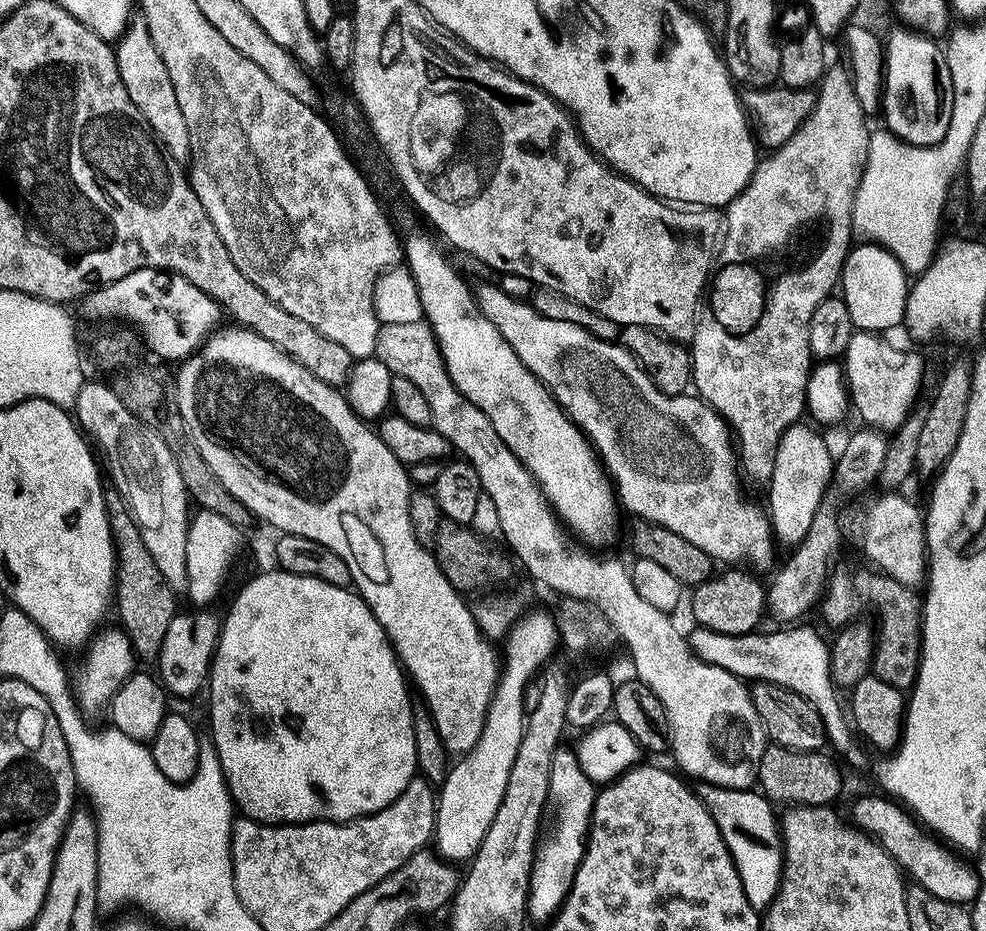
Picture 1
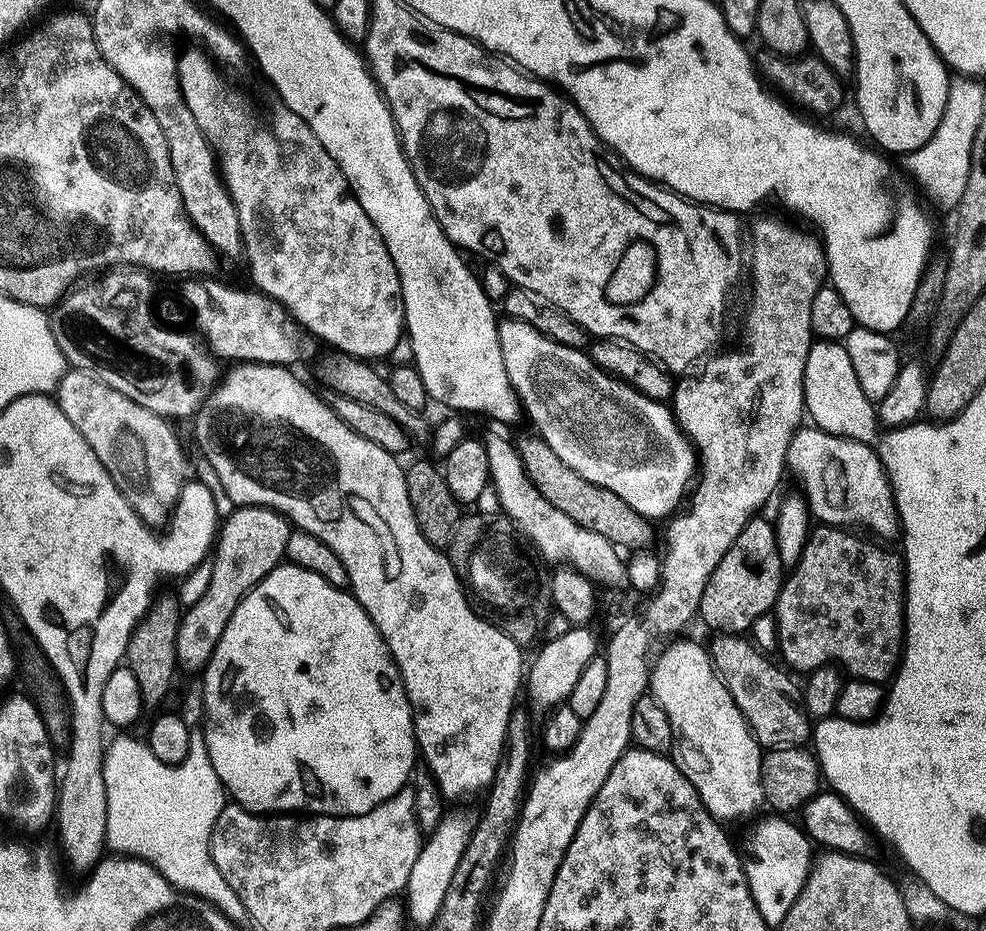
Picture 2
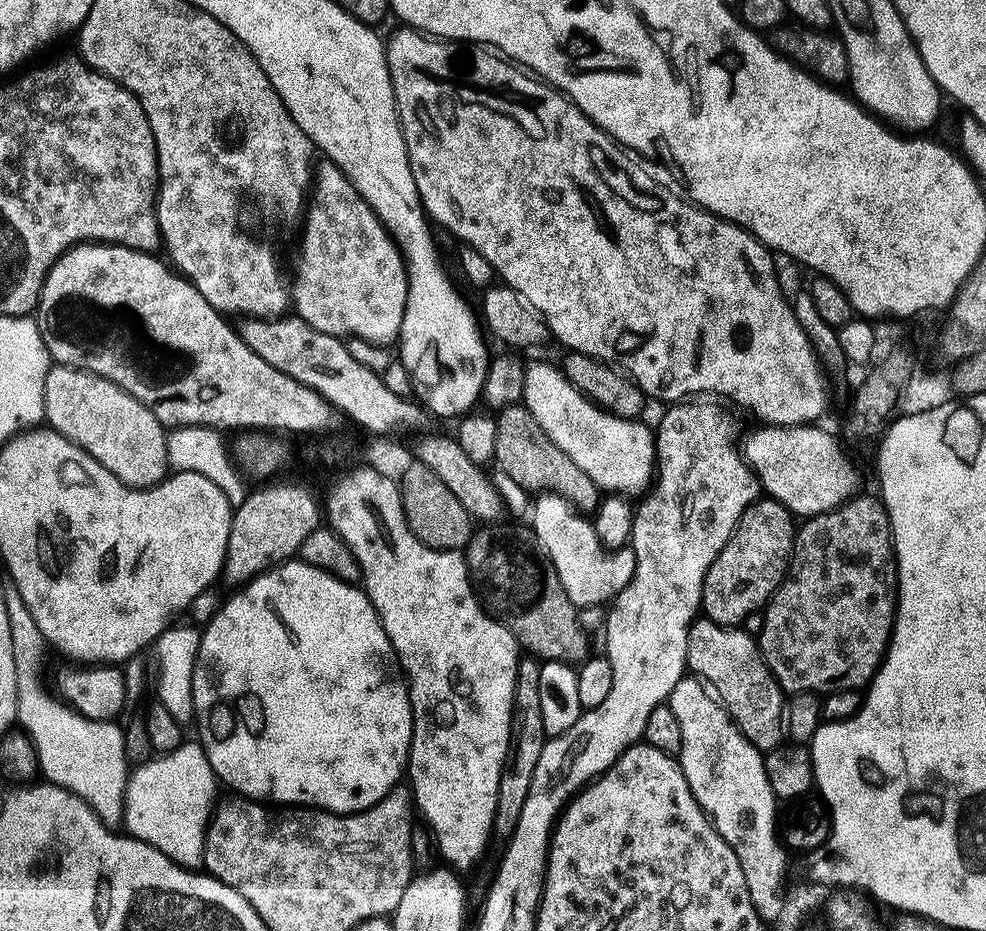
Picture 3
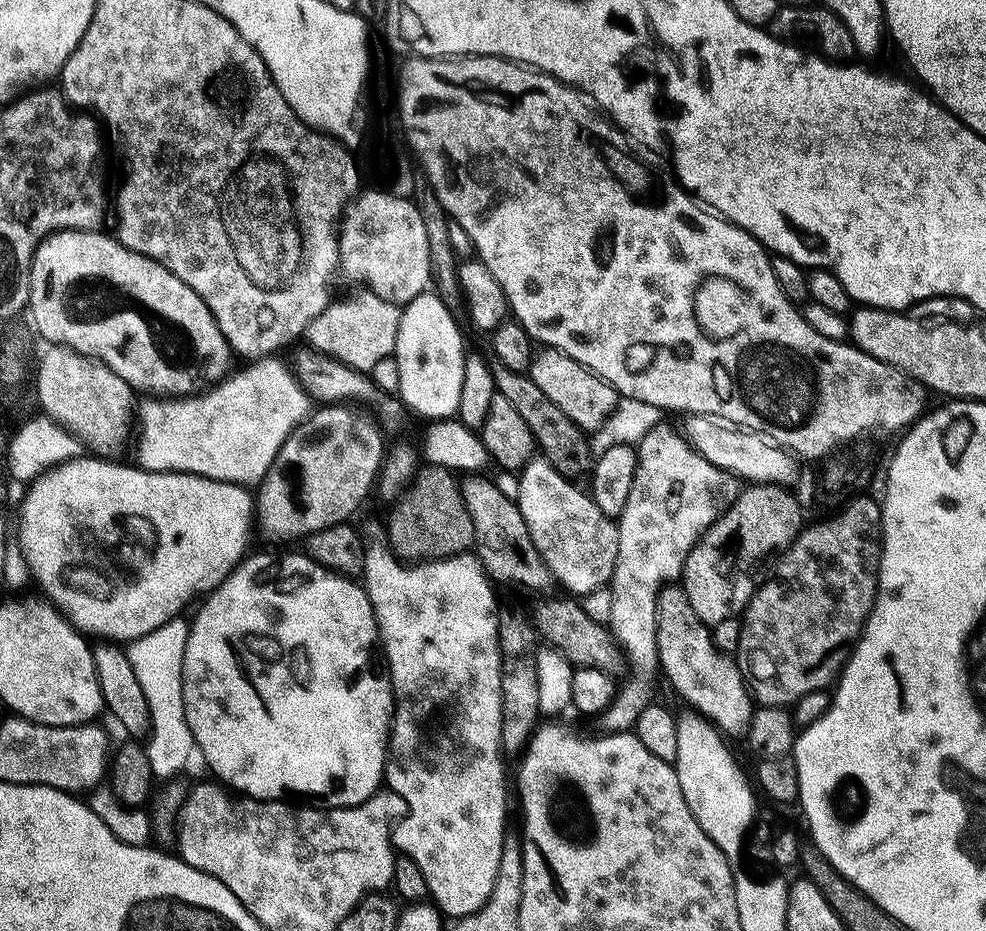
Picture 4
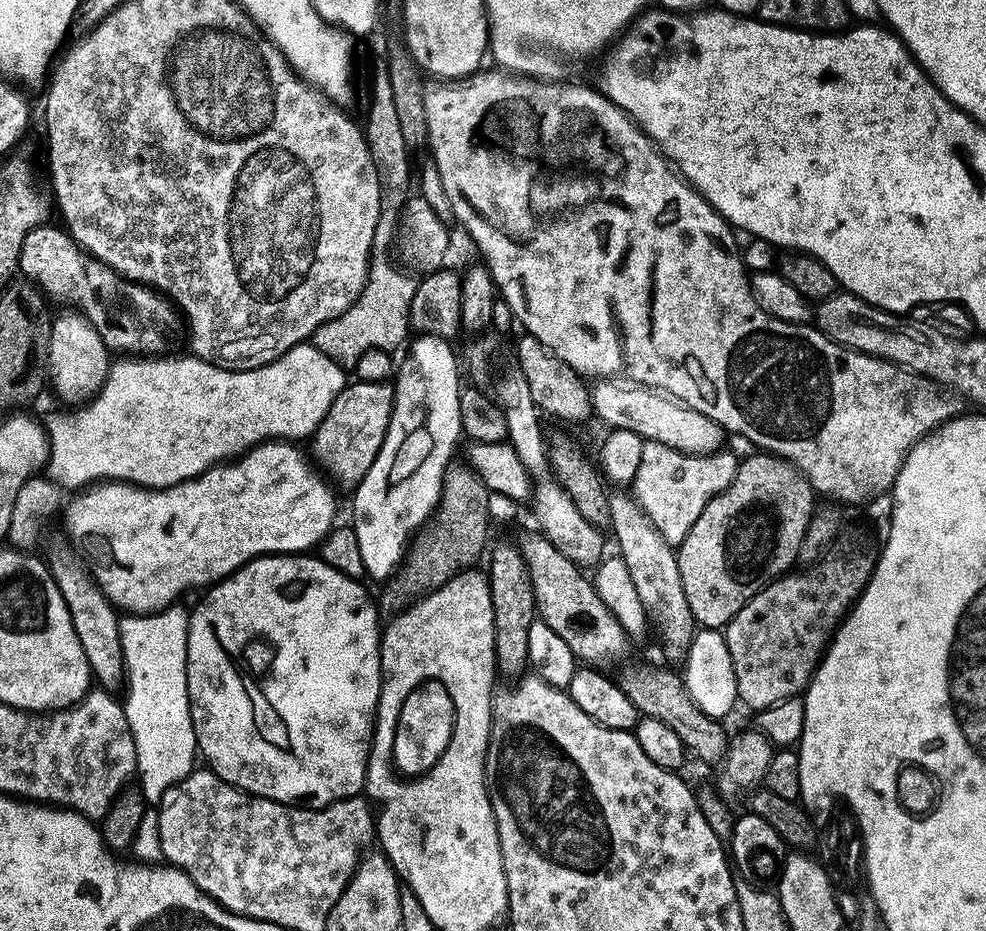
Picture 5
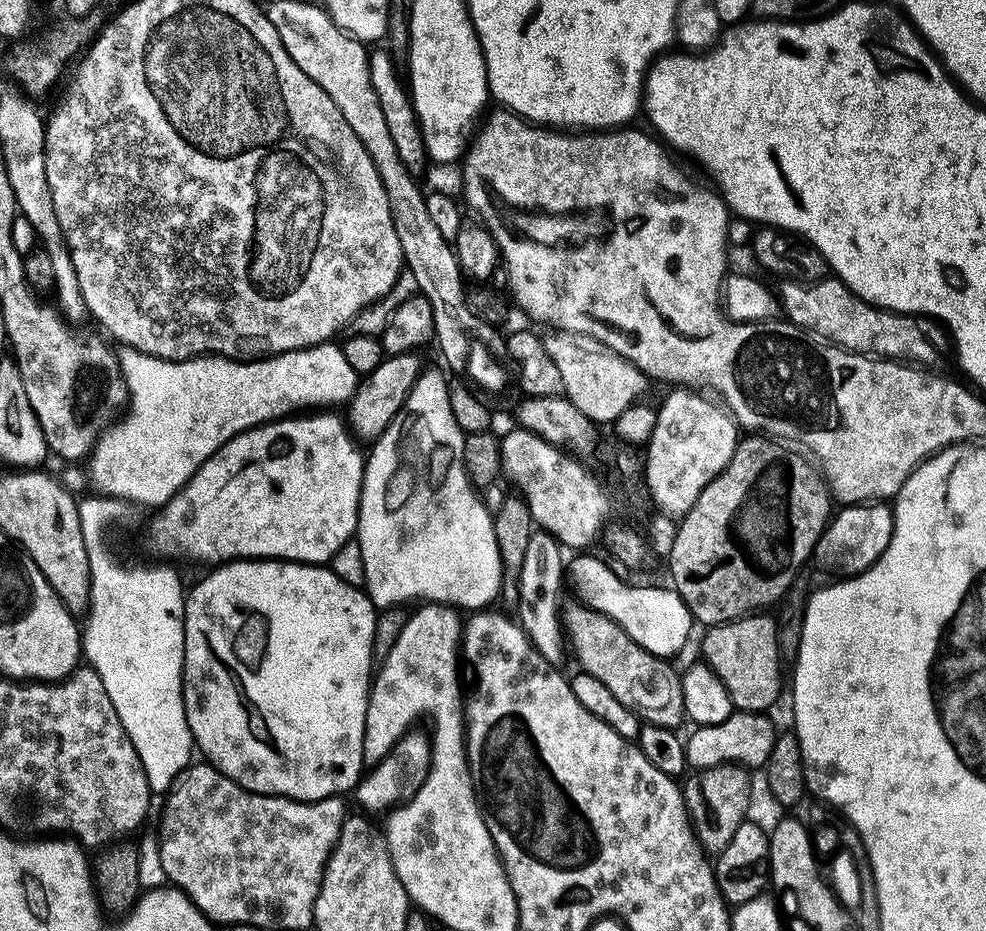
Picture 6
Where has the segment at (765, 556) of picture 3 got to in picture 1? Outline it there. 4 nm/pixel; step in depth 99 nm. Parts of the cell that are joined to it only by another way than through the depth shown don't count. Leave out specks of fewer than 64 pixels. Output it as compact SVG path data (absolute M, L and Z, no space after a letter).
M724 570L691 593L696 624L715 634L742 636L755 633L769 611L769 589L748 570Z

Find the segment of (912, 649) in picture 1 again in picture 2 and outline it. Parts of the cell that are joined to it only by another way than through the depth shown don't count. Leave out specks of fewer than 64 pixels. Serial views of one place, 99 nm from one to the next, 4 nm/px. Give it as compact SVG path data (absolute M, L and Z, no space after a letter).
M827 526L817 527L811 533L801 560L787 573L776 603L776 632L780 635L783 663L793 673L811 674L819 668L839 666L847 675L849 672L852 680L884 686L899 672L904 658L908 598L906 565L899 551L891 552L888 549L891 547L875 539L855 535L860 534Z

